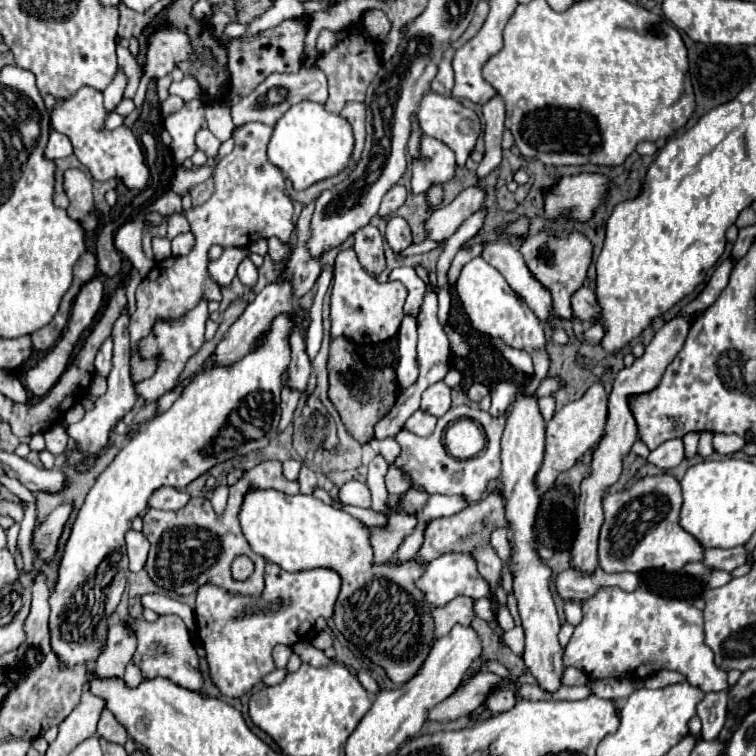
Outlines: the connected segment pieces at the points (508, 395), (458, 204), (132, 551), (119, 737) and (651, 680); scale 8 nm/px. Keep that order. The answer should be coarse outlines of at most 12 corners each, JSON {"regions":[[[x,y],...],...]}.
{"regions":[[[501,382],[491,390],[493,418],[503,416],[503,412],[513,402],[515,384]],[[463,190],[425,220],[429,240],[447,242],[479,210],[485,192]],[[143,532],[125,534],[129,570],[143,570],[149,540]],[[109,710],[101,712],[97,736],[127,742],[125,728]],[[661,670],[645,680],[657,690],[671,684],[683,684],[687,678],[679,672]]]}

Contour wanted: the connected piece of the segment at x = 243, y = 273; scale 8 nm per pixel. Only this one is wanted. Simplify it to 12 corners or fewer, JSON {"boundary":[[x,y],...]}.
{"boundary":[[243,258],[237,276],[247,286],[257,282],[257,266]]}

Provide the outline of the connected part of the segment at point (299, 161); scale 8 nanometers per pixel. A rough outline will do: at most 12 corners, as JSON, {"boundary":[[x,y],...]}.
{"boundary":[[323,104],[291,106],[267,158],[295,190],[339,174],[349,122]]}

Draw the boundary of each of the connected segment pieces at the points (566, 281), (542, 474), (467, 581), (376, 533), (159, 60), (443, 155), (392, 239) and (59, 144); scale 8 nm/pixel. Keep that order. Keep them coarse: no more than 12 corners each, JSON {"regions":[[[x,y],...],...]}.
{"regions":[[[583,234],[529,236],[521,254],[551,292],[557,318],[583,284],[593,246]],[[593,384],[547,422],[535,474],[543,494],[603,436],[607,394]],[[469,554],[431,560],[415,586],[431,608],[493,598]],[[401,510],[385,512],[385,526],[371,526],[373,564],[387,564],[419,518]],[[167,26],[149,38],[147,64],[133,98],[141,108],[147,82],[195,58],[187,34]],[[423,134],[413,158],[413,194],[451,180],[453,150]],[[401,216],[387,220],[385,238],[393,252],[411,244],[411,230]],[[51,132],[45,158],[57,160],[73,154],[69,138]]]}

